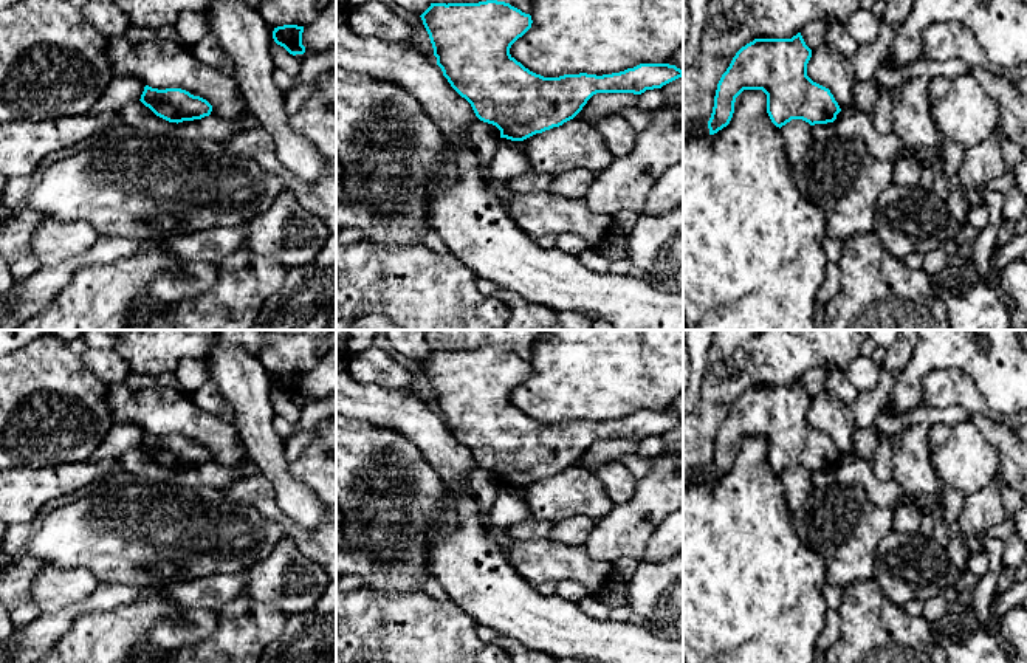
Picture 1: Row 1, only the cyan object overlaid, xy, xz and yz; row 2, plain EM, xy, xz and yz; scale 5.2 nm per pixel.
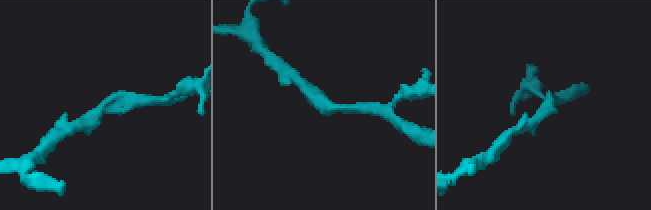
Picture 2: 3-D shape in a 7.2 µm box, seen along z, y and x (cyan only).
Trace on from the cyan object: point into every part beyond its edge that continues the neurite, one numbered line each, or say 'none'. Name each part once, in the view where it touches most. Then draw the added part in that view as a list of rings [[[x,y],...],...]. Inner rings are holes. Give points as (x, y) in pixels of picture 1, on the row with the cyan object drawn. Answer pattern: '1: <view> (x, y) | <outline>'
none

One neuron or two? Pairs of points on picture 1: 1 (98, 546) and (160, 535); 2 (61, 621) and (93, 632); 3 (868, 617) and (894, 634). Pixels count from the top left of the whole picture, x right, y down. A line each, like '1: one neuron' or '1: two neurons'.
1: one neuron
2: two neurons
3: one neuron

